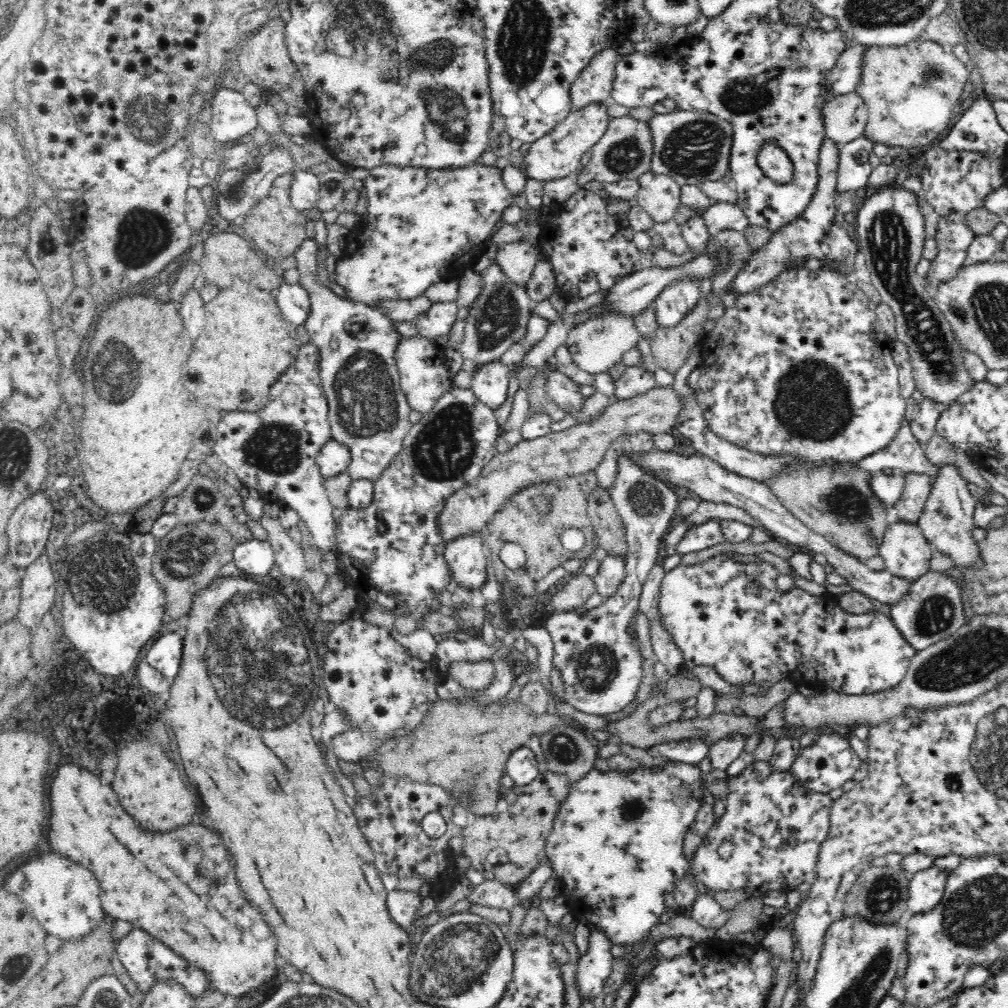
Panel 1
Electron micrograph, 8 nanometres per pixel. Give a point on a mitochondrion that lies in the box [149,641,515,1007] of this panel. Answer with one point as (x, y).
(454, 959)

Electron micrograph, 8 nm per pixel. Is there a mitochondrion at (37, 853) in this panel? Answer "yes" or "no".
no

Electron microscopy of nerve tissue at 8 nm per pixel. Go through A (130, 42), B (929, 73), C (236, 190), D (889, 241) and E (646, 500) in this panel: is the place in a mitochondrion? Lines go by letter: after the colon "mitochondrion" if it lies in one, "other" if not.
A: other
B: mitochondrion
C: mitochondrion
D: mitochondrion
E: mitochondrion

